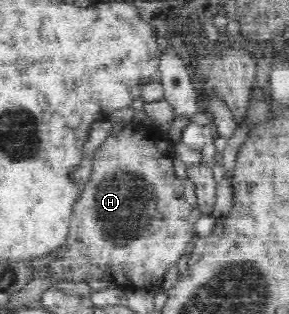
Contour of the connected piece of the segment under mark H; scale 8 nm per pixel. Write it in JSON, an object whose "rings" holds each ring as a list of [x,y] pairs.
{"rings":[[[131,122],[127,124],[121,131],[117,133],[108,133],[107,139],[98,147],[92,159],[92,172],[90,174],[91,181],[85,185],[85,191],[81,195],[81,199],[77,201],[77,205],[73,207],[73,215],[71,215],[70,233],[67,240],[64,242],[63,248],[65,249],[65,257],[61,255],[59,259],[47,264],[44,273],[49,276],[49,280],[55,283],[59,281],[75,281],[85,283],[89,279],[97,279],[104,282],[111,282],[111,285],[117,286],[120,289],[127,290],[153,290],[159,287],[162,283],[167,269],[175,263],[182,264],[187,256],[187,250],[190,249],[193,240],[195,239],[192,223],[184,212],[180,211],[179,205],[188,205],[183,198],[183,181],[180,180],[175,173],[173,162],[174,158],[174,143],[169,139],[167,133],[161,133],[159,129],[153,125],[145,125],[142,123]]]}

